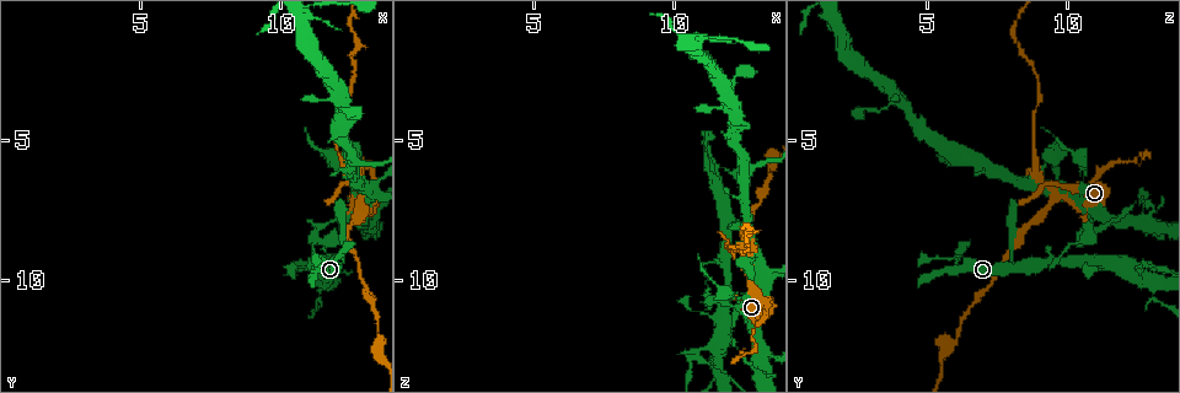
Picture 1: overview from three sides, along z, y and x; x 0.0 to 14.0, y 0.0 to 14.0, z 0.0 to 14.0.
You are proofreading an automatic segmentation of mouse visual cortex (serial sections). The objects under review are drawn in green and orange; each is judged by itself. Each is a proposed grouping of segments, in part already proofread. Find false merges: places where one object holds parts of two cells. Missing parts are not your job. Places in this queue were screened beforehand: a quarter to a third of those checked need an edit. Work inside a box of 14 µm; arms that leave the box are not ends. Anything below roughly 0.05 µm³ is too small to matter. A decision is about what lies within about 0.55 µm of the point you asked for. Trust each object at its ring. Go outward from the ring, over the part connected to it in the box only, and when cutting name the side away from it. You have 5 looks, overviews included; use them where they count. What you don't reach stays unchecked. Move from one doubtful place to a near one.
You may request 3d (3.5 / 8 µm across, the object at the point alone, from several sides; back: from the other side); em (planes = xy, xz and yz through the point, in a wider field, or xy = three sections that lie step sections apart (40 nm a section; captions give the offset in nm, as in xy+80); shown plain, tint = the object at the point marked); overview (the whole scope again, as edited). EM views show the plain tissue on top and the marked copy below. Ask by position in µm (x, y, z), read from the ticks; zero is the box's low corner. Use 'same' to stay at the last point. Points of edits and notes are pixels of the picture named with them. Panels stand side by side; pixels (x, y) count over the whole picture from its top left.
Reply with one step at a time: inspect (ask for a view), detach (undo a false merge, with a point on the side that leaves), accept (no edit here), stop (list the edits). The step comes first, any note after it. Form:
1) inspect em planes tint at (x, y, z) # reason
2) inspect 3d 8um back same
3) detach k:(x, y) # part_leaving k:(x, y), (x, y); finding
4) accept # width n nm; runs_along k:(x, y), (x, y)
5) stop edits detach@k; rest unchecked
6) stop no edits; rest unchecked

inspect 3d 3.5um at (12.9, 7.1, 9.6) # a fork

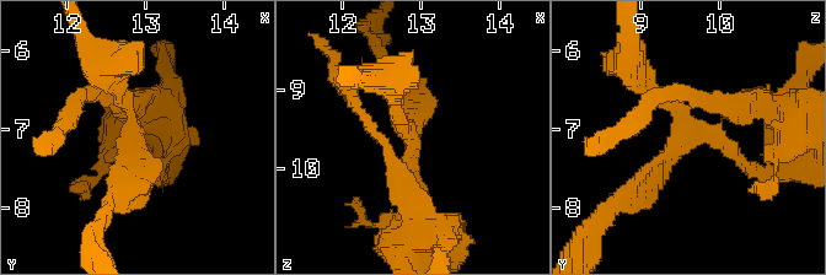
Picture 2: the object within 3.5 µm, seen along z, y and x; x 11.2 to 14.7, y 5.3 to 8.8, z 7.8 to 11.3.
inspect em xy step 5 tint at (12.85, 7.10, 9.60) # arms 3; arm_widths 150, 300, 350 nm; need the tissue

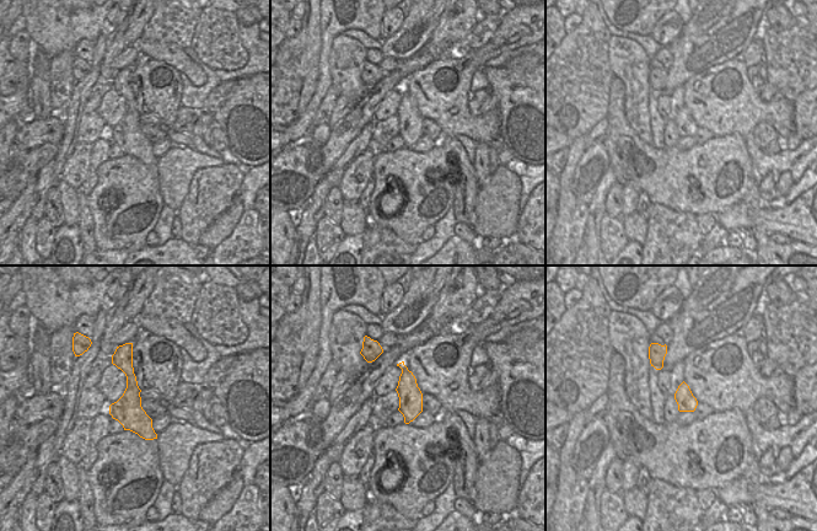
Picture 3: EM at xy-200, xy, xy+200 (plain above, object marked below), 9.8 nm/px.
accept # width 240 nm; runs_along 3:(127, 354), (132, 416), (150, 436); continuous, no second cell

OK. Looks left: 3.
inspect 3d 3.5um at (11.7, 9.5, 9.1) # side arm on a straight run

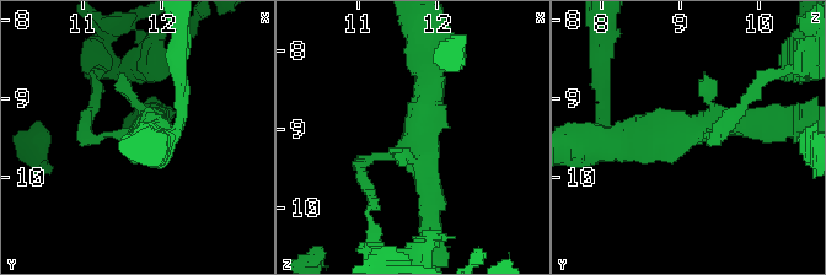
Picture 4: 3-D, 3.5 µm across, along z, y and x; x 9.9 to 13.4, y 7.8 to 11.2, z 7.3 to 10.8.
inspect em xy step 5 tint at (11.75, 9.50, 9.15)

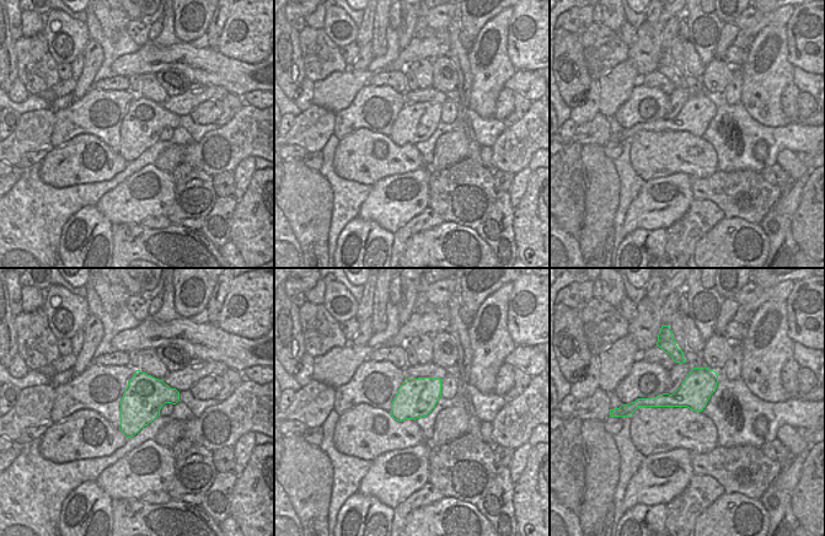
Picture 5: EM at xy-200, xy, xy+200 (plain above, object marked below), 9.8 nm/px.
detach 4:(96, 102) # border 5:(633, 402), (636, 407); a second cell is stuck on

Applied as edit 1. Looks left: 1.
stop edits detach@4; rest unchecked

